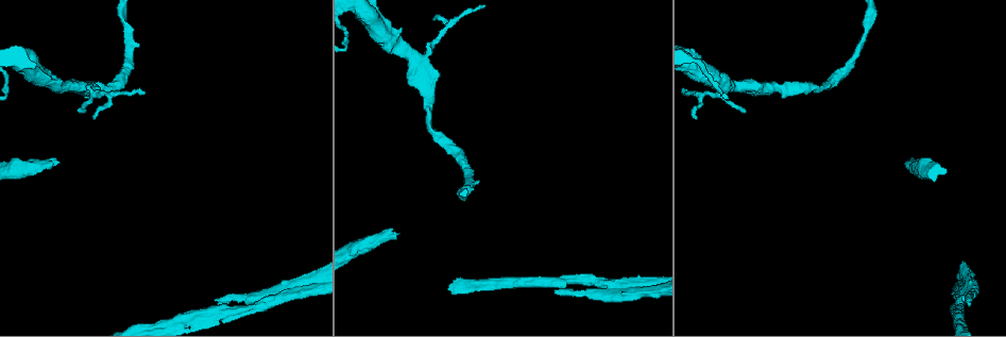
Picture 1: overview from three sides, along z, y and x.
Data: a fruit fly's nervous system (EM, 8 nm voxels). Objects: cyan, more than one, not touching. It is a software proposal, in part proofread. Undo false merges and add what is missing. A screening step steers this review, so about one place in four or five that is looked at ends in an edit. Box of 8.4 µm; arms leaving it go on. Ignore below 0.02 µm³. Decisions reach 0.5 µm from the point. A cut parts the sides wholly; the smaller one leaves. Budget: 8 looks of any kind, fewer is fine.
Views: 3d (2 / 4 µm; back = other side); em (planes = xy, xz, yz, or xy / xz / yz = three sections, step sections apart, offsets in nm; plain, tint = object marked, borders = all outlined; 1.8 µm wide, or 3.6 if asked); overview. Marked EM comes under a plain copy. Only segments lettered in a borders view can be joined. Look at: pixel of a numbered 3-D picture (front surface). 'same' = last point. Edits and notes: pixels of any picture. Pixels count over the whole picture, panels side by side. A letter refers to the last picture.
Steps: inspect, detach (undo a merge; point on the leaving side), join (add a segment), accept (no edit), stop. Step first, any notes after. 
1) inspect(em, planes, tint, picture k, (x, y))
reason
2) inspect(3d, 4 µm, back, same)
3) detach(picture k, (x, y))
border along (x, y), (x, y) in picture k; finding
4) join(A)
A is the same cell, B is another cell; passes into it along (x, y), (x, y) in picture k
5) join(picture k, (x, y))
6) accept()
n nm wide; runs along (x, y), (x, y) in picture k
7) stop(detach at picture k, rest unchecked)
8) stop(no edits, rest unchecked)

inspect(3d, 2 µm, picture 1, (911, 162))
branch stops here

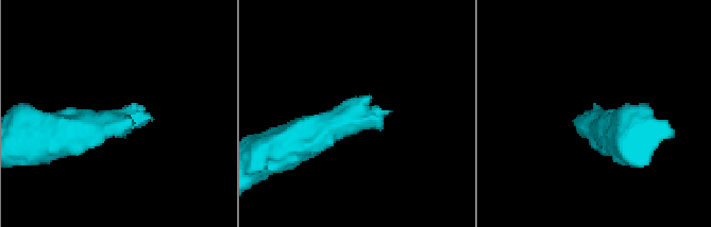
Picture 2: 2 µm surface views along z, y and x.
inspect(em, xy, step 16, borders, picture 2, (388, 113))

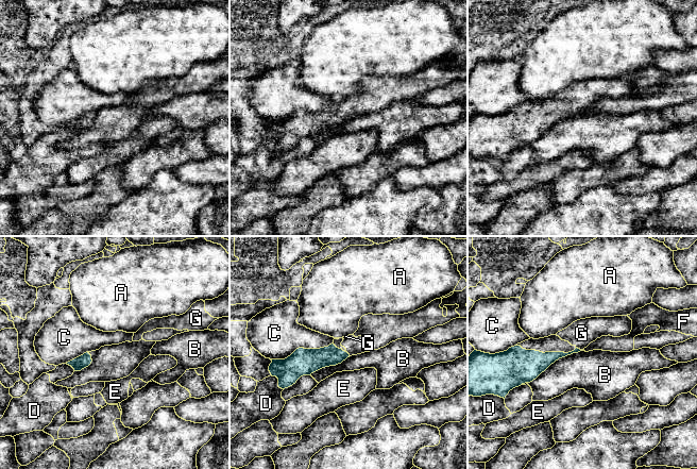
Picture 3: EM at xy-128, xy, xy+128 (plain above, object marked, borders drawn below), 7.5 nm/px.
join(G)
G is the same cell, A, B, C, D, E and F are other cells; it goes on there

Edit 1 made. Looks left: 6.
inspect(3d, 4 µm, picture 1, (634, 291))
arms run side by side

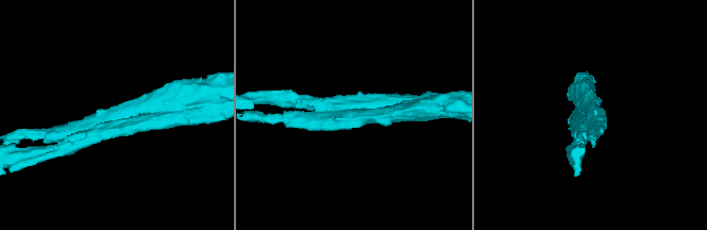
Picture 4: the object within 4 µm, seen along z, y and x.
inspect(em, xz, step 4, tint, picture 4, (351, 115))
3 arms; arms of 220, 220, 300 nm; now the EM

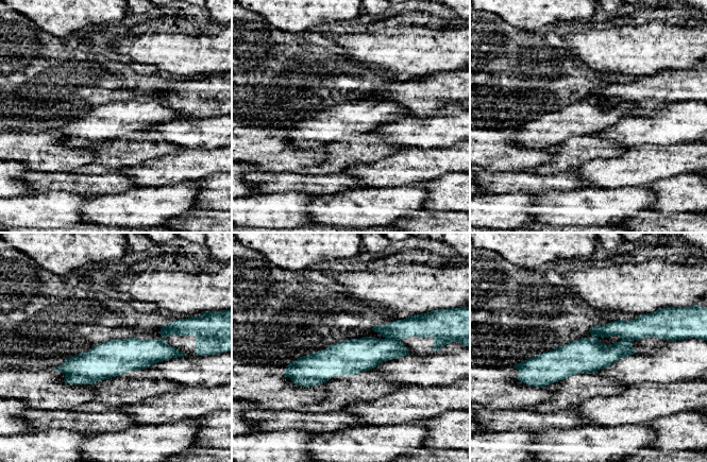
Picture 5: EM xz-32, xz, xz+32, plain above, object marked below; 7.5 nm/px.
inspect(em, planes, borders, same)

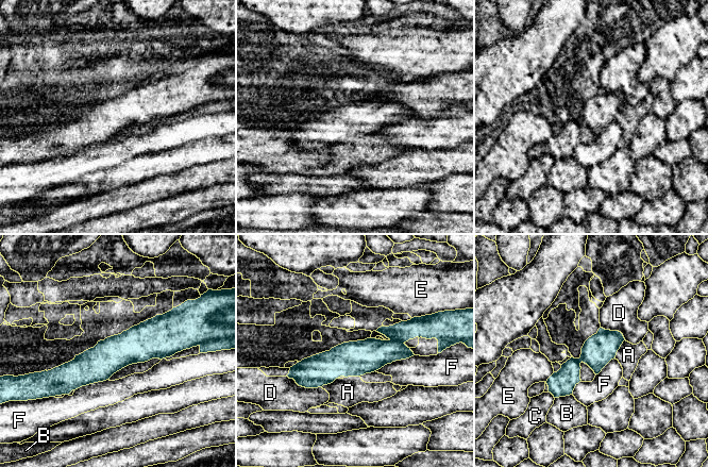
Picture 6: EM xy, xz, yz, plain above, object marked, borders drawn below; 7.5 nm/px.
detach(picture 6, (369, 355))
A, B, C, D, E and F are other cells; border along (390, 339), (403, 343) in picture 6; two neurons meet here

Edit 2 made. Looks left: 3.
inspect(overview)
redraw

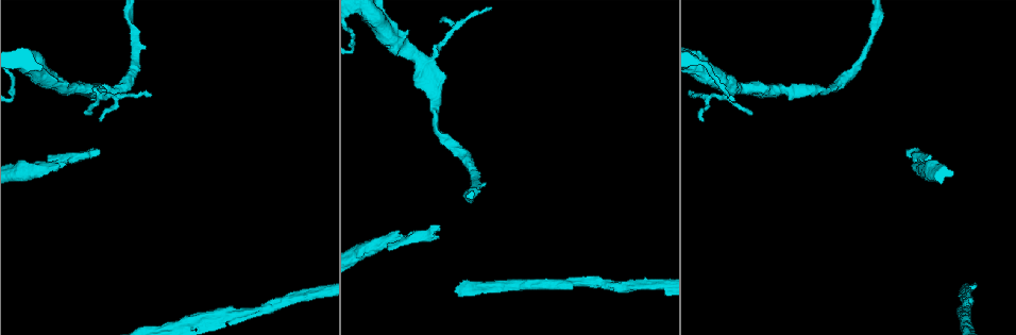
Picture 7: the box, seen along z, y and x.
inspect(3d, 4 µm, picture 7, (748, 91))
calibre changes

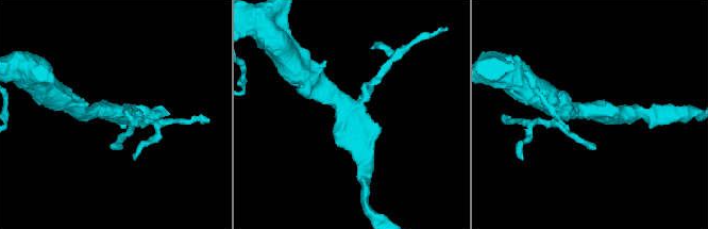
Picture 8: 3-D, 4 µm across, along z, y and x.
inspect(em, planes, borders, picture 8, (348, 113))
shape alone is not enough

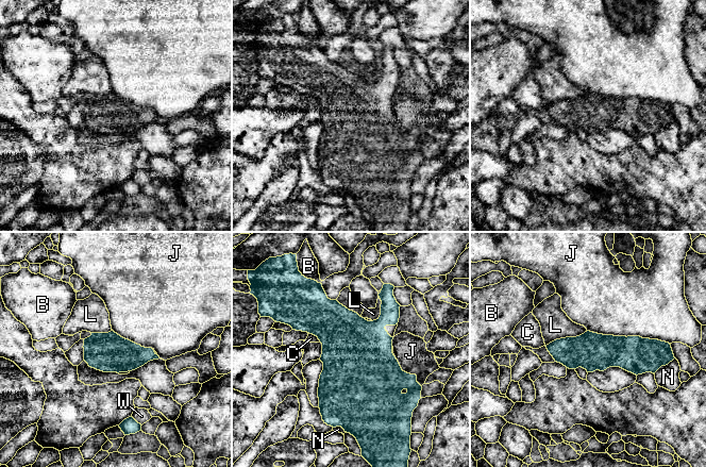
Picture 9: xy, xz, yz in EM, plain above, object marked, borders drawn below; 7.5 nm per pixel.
accept()
B, C, J, L, N and W are other cells; runs along (653, 346), (643, 350), (550, 348) in picture 9; all the same neuron

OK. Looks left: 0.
stop(join at picture 3, detach at picture 6, rest unchecked)

